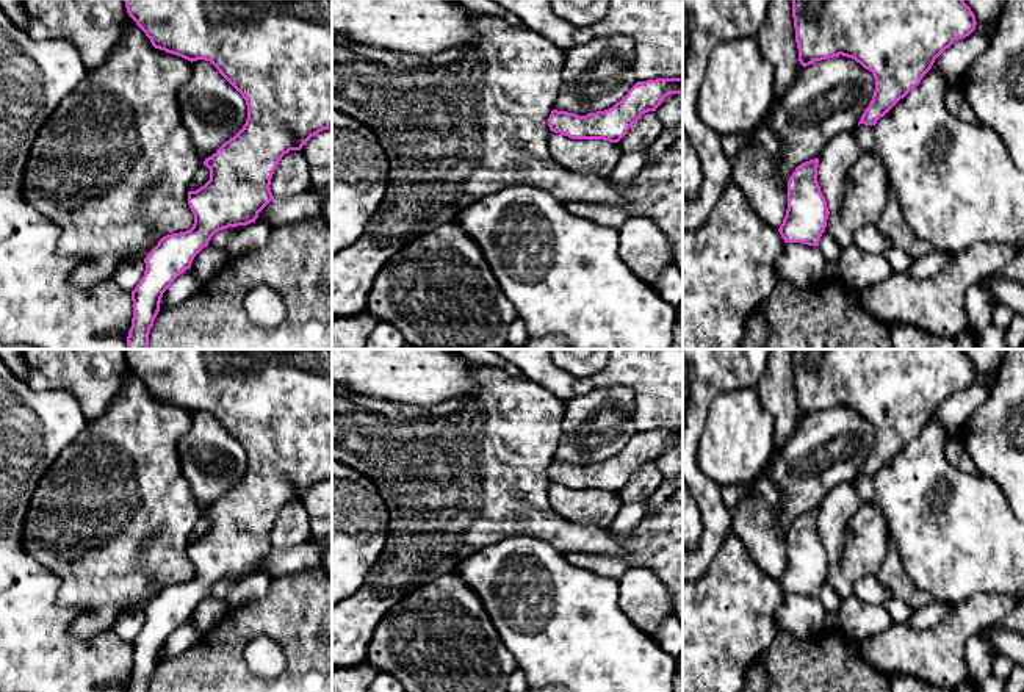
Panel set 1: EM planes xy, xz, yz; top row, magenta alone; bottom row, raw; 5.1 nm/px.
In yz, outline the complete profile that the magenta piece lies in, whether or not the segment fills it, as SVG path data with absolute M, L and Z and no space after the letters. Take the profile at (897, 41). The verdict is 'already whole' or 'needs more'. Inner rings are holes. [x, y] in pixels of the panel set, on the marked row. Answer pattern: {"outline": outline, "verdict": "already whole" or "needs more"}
{"outline": "M792 0L792 17L803 67L842 55L872 72L875 91L858 125L875 125L921 83L946 49L977 25L965 0Z", "verdict": "already whole"}

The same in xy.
{"outline": "M124 0L128 16L146 33L155 49L182 56L188 61L210 61L219 74L241 94L247 105L247 119L243 128L225 141L211 157L205 158L204 166L210 169L210 180L196 191L188 191L188 205L194 214L189 230L163 236L144 258L146 271L136 288L132 291L133 318L127 337L127 349L149 349L149 333L160 312L163 293L171 283L191 268L194 257L208 246L211 236L224 229L247 225L255 222L258 213L274 199L271 193L272 174L285 153L301 150L302 146L323 130L332 128L332 0Z", "verdict": "already whole"}

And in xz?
{"outline": "M683 78L637 81L612 108L586 116L553 110L548 127L571 139L618 142L642 114L656 111L670 94L683 94Z", "verdict": "already whole"}

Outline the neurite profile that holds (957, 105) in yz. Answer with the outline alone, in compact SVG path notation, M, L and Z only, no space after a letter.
M949 86L946 92L946 108L947 111L961 122L968 122L971 125L982 125L980 119L975 116L972 108L969 106L966 96L960 86Z

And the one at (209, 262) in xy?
M204 247L193 260L191 271L199 285L208 283L229 261L225 247Z

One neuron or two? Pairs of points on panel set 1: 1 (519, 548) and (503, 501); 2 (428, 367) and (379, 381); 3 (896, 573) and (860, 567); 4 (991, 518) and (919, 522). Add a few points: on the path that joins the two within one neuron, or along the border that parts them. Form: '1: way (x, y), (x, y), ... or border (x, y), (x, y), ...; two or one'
1: border (551, 545), (533, 537), (504, 537), (481, 550); two
2: way (415, 370), (392, 371); one
3: border (888, 539), (886, 558), (876, 575); two
4: way (974, 522), (937, 522); one

